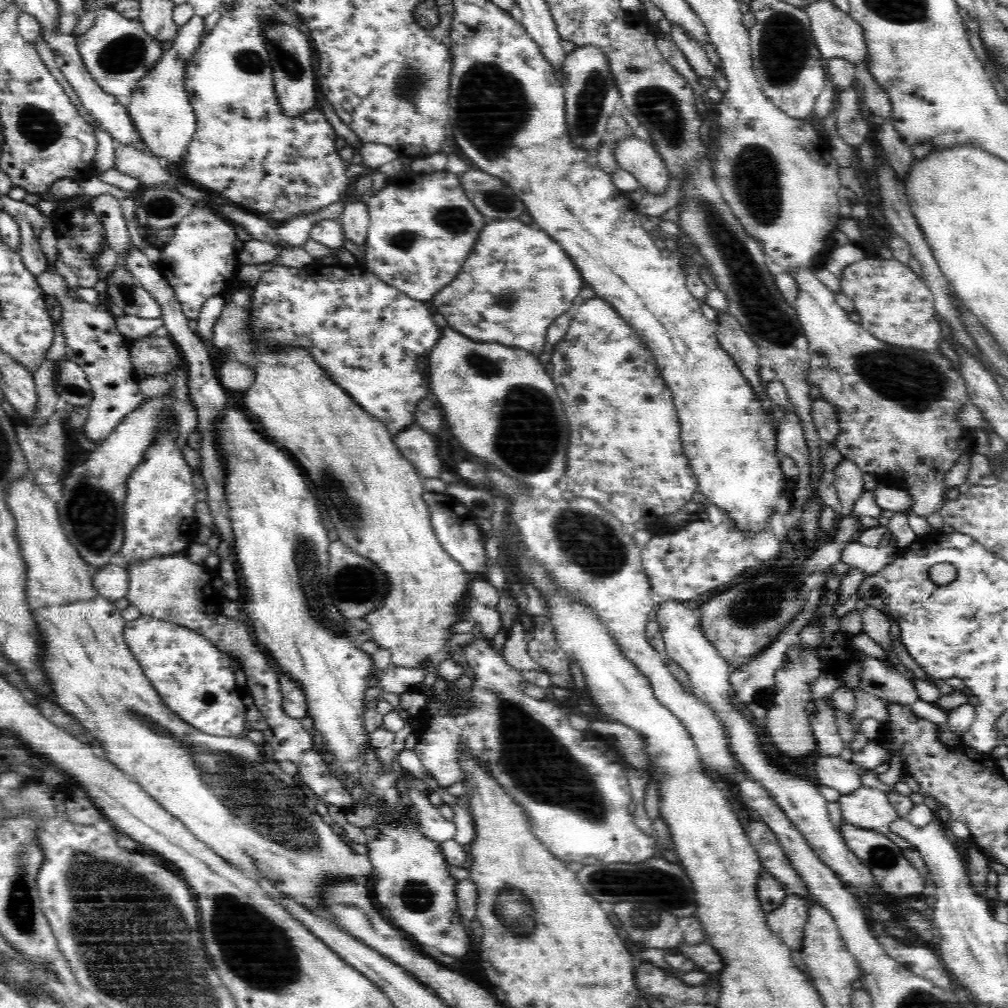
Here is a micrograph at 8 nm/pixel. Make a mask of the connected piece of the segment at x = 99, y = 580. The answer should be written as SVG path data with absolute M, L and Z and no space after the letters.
M119 561L106 564L104 568L98 568L92 582L100 597L106 597L112 602L116 602L120 598L127 598L128 573L125 566Z

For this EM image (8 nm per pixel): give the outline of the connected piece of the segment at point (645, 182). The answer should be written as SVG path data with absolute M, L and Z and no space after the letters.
M635 135L618 139L614 158L620 171L633 173L645 192L660 194L668 186L668 167L653 145Z

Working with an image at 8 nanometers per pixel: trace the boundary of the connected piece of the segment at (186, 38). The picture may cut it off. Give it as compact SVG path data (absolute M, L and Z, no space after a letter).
M195 13L189 22L178 29L172 40L172 47L163 52L160 61L152 70L143 76L134 87L130 104L127 107L130 120L138 131L144 147L155 156L163 156L169 164L182 162L188 145L197 129L197 115L190 104L182 75L188 67L192 56L198 51L198 46L204 36L204 18Z

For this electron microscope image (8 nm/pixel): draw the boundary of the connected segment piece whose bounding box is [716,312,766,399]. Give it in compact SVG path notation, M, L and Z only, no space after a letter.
M727 312L718 313L716 321L719 326L717 339L721 347L726 349L736 361L740 372L746 377L754 389L754 394L760 399L762 395L766 395L766 382L762 381L759 375L760 349L750 338L749 333L741 327L741 324Z

